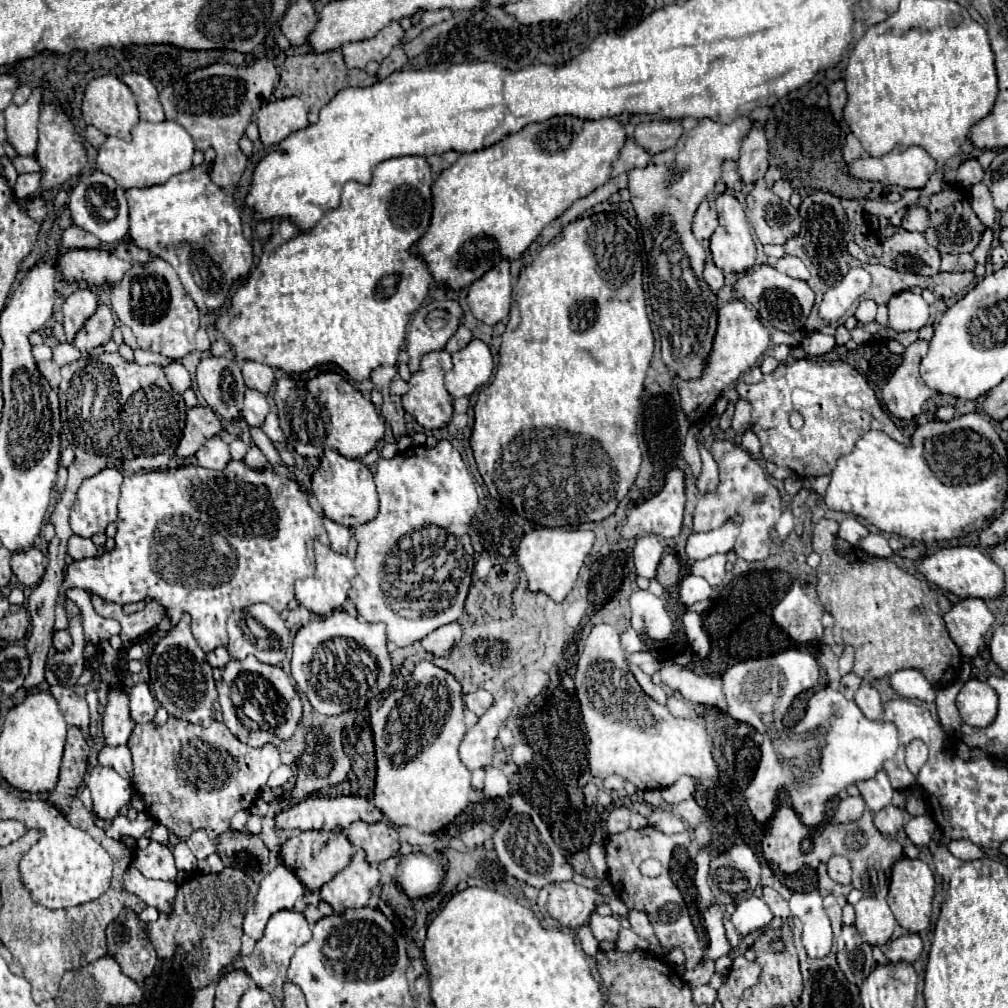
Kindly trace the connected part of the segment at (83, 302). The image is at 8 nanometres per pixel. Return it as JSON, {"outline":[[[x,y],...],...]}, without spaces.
{"outline":[[[78,287],[70,297],[64,301],[64,331],[68,343],[74,341],[76,333],[82,329],[82,325],[96,313],[96,295],[88,287]]]}

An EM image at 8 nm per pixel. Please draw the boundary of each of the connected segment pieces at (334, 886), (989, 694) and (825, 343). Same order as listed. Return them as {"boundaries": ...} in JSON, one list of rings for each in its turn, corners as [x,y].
{"boundaries":[[[[356,849],[352,861],[328,883],[324,883],[324,887],[320,889],[320,897],[330,903],[336,913],[344,913],[348,907],[366,907],[378,881],[378,867],[366,861],[364,851]]],[[[968,679],[956,697],[956,707],[964,723],[972,727],[988,727],[998,713],[998,695],[988,683]]],[[[816,331],[816,333],[806,337],[802,348],[804,351],[810,351],[810,355],[822,355],[822,353],[828,353],[834,345],[836,345],[836,341],[832,335]]]]}

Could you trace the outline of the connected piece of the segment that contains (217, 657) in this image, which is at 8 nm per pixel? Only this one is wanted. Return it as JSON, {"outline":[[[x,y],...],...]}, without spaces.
{"outline":[[[217,647],[214,651],[207,654],[207,661],[212,668],[222,669],[231,659],[228,651],[224,647]]]}

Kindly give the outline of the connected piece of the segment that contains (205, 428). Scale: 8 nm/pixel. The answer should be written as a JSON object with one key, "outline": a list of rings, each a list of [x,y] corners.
{"outline":[[[196,405],[188,409],[186,413],[186,427],[182,433],[182,439],[176,447],[178,457],[190,457],[194,455],[208,439],[218,435],[222,431],[220,417],[204,405]]]}

